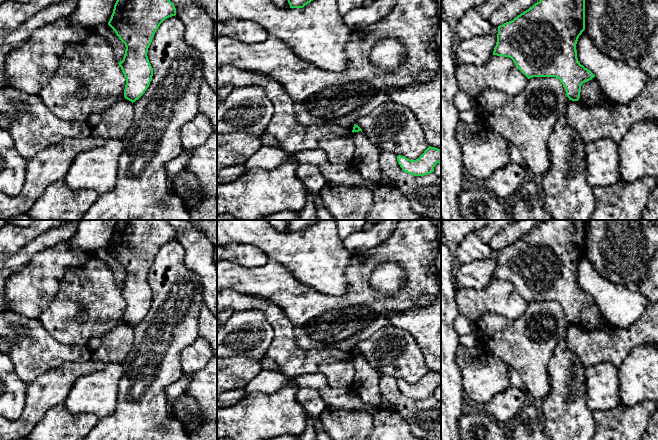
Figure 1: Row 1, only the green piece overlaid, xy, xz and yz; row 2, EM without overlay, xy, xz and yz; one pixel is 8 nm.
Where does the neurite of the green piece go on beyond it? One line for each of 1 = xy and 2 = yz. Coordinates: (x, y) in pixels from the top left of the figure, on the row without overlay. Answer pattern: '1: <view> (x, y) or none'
1: none
2: none

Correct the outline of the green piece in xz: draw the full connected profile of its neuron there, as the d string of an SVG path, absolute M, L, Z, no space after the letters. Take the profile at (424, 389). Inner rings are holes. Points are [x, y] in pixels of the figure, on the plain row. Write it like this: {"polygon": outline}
{"polygon": "M429 370L416 384L398 379L397 385L404 396L414 400L424 400L434 396L434 391L441 386L441 374Z"}

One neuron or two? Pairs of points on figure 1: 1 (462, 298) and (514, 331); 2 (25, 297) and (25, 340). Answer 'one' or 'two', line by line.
1: two
2: two

